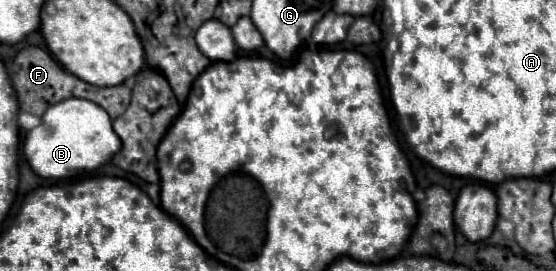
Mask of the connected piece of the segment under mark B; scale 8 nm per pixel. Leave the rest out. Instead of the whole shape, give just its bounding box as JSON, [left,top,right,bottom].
[24,98,122,178]

